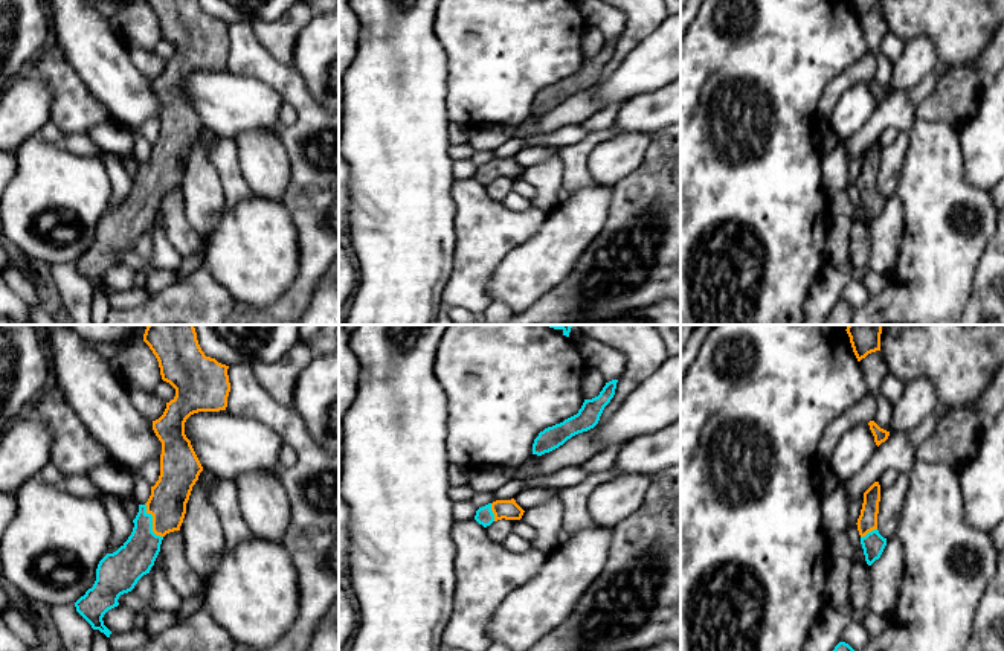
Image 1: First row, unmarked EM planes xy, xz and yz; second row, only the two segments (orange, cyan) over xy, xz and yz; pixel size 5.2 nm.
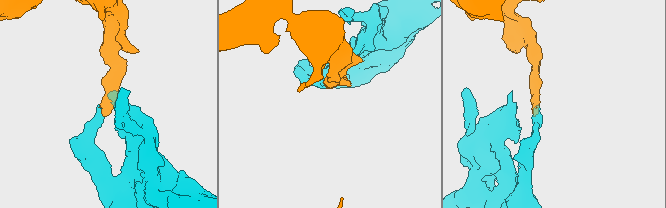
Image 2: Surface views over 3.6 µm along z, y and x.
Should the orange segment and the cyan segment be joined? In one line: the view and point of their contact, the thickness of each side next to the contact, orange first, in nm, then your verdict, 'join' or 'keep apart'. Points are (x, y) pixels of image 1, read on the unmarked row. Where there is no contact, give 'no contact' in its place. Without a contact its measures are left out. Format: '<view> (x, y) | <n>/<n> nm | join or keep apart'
xy (153, 180) | 200/200 nm | join

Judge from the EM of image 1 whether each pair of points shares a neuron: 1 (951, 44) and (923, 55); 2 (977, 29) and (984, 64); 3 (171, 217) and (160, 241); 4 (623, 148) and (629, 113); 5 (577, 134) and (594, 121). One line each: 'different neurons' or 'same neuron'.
1: different neurons
2: different neurons
3: different neurons
4: different neurons
5: different neurons

